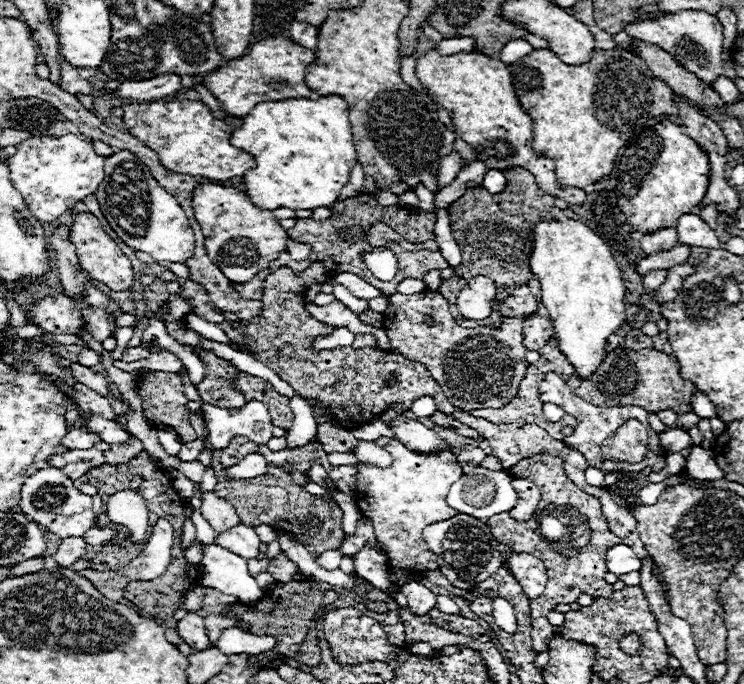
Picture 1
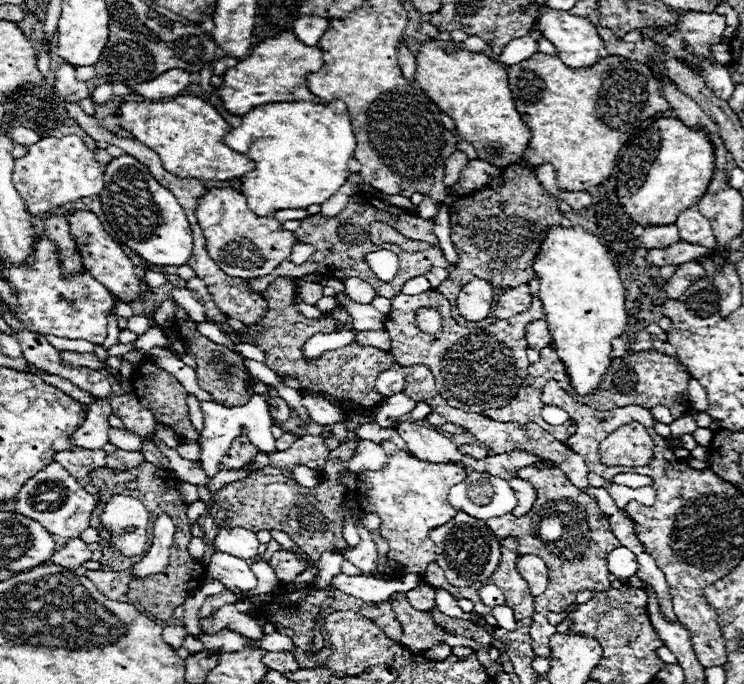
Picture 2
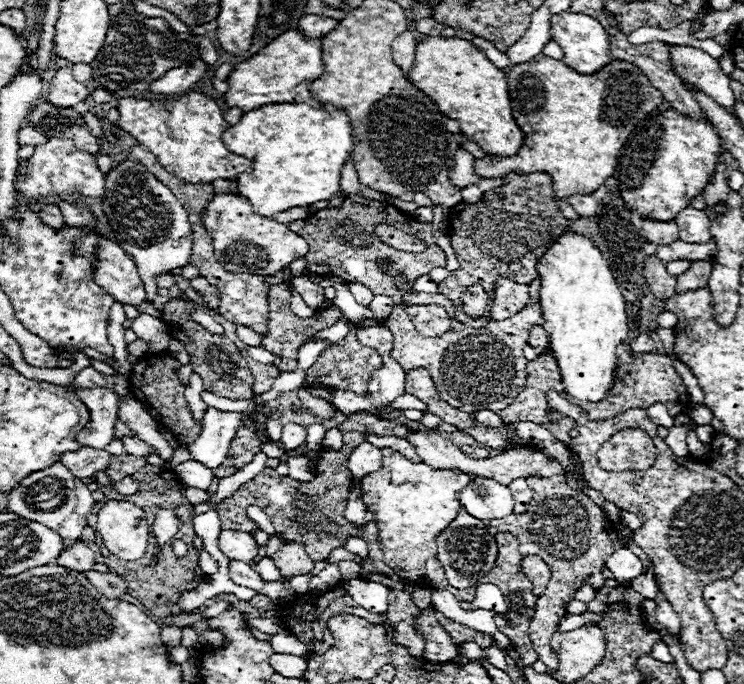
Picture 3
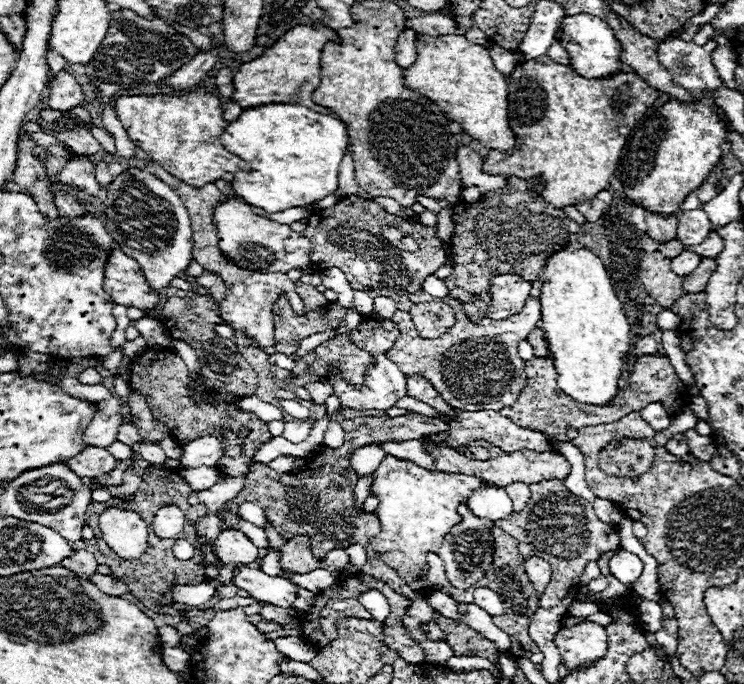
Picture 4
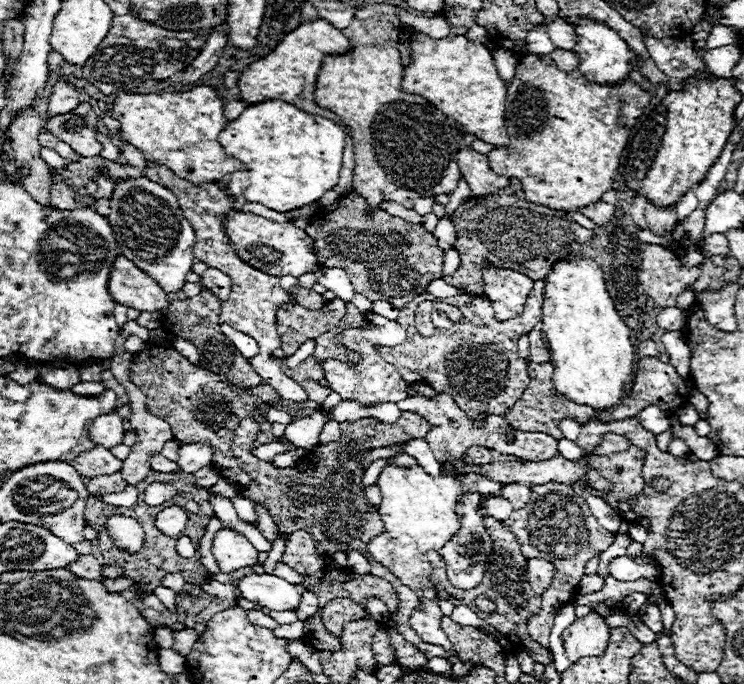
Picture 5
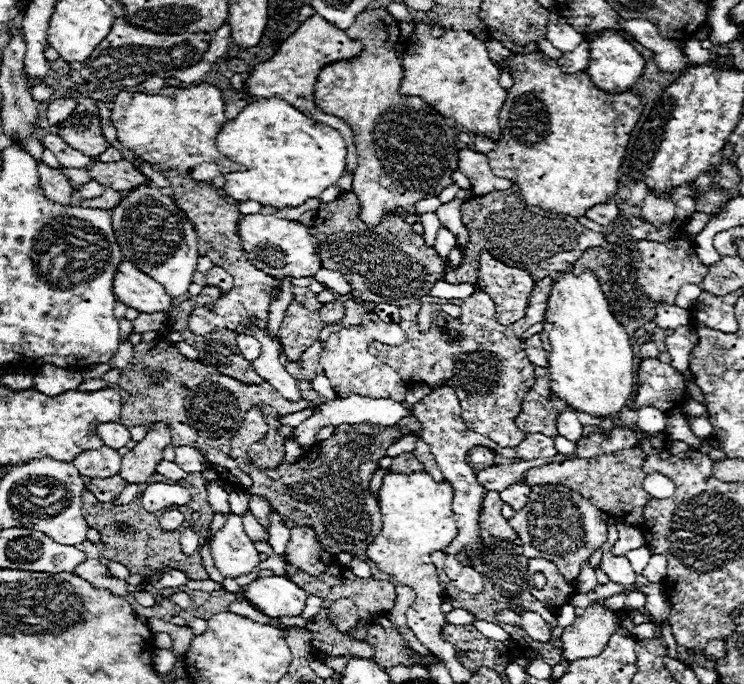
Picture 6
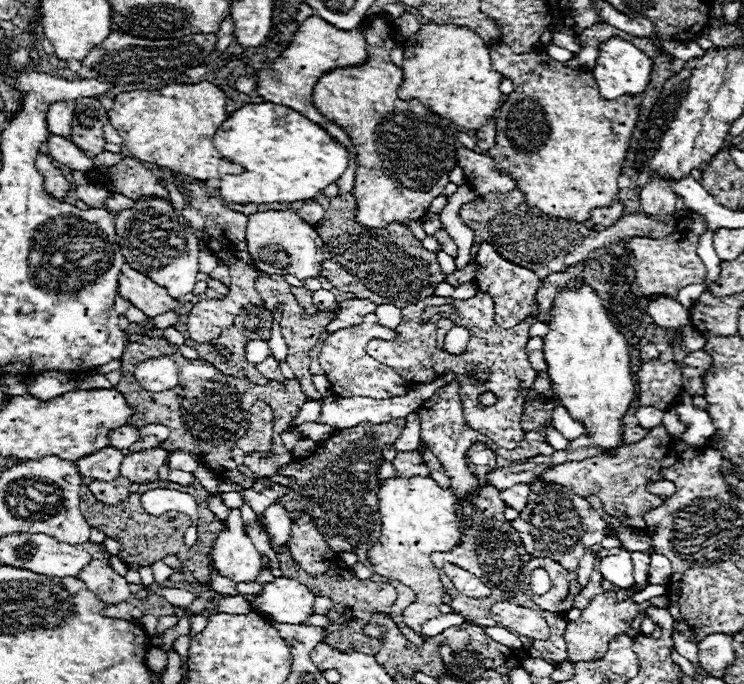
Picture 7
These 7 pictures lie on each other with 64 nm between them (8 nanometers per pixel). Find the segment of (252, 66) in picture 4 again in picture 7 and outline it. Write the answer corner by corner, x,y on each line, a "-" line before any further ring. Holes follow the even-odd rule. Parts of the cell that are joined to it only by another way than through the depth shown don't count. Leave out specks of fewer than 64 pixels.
310,16
300,24
298,32
294,34
286,50
280,54
280,58
276,58
270,68
258,72
256,94
268,102
290,106
292,110
300,112
302,116
310,118
316,124
330,122
312,104
312,90
318,78
330,68
356,66
362,64
364,60
366,60
366,40
362,38
362,34
358,34
356,30
338,30
328,22
322,22
322,18

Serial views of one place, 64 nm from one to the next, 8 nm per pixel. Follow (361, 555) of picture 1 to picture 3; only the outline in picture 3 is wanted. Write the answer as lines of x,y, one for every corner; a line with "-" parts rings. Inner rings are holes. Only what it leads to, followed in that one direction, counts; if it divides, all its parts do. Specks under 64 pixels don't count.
360,482
354,484
349,496
350,500
348,498
345,517
357,526
362,527
365,524
364,516
367,508
362,500
-
336,548
336,550
332,550
328,558
330,558
330,562
342,562
342,560
352,560
352,562
356,562
356,564
362,564
362,562
364,562
360,556
350,554
346,548

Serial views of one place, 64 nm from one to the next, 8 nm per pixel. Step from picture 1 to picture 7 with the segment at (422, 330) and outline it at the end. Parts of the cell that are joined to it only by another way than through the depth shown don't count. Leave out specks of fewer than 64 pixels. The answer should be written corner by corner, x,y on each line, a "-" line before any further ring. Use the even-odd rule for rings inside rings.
556,272
556,274
546,276
536,294
538,312
534,316
526,318
526,322
512,326
508,330
500,328
494,322
494,302
486,292
478,292
476,296
472,296
468,300
454,300
454,298
440,298
440,296
424,298
416,304
402,308
402,322
398,324
400,338
394,342
372,340
368,344
368,354
372,358
378,358
378,362
398,370
398,374
402,374
402,378
406,378
408,382
426,384
426,382
434,382
438,376
454,374
456,382
460,384
460,398
462,398
462,408
466,410
466,424
470,428
486,434
492,442
496,442
502,448
518,448
524,438
524,430
520,428
520,416
524,410
526,394
536,380
536,370
530,366
528,356
526,356
526,342
530,338
528,330
534,322
546,320
556,292
574,280
578,280
578,278
570,272
-
444,302
454,304
456,312
454,314
436,314
430,318
428,324
422,326
420,316
422,316
424,308
430,304
440,306
-
444,316
450,318
456,326
462,326
470,332
470,340
462,354
454,356
436,346
436,326
434,324
438,318
444,318
-
484,392
492,392
496,396
496,404
484,406
480,402
480,396

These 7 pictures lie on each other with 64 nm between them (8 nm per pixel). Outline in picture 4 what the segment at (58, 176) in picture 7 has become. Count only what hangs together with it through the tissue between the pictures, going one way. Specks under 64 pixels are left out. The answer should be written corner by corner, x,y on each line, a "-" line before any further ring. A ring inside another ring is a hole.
60,190
54,194
54,204
60,212
60,216
66,216
66,218
78,218
82,214
86,214
86,208
82,204
78,204
68,192

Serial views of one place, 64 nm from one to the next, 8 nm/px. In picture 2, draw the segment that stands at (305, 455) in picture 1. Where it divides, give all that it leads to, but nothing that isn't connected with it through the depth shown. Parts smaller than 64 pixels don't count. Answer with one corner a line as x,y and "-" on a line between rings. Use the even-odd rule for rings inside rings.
305,435
294,442
290,450
268,454
268,458
270,458
270,466
280,470
292,470
298,464
314,470
324,470
328,454
330,450
326,448
321,436

